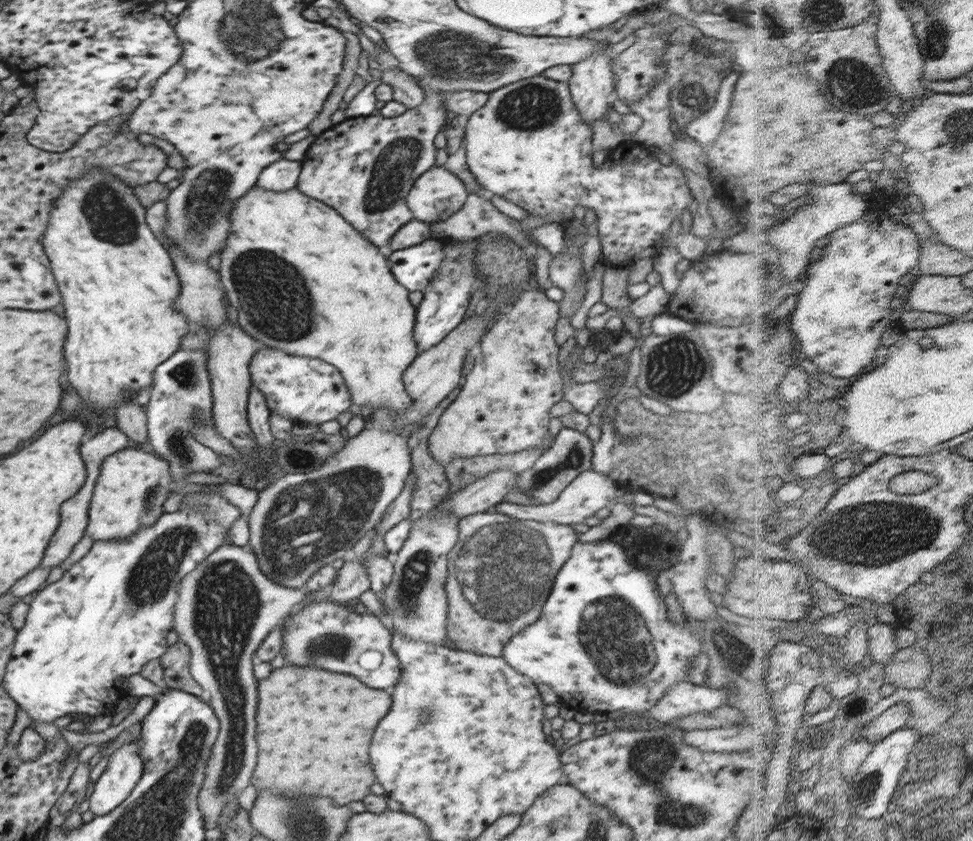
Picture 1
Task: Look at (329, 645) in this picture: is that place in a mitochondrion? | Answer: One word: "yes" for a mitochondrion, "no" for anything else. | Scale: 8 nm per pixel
yes

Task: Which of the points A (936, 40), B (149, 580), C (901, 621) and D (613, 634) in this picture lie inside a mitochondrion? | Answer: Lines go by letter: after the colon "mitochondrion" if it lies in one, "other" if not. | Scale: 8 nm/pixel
A: mitochondrion
B: mitochondrion
C: other
D: mitochondrion

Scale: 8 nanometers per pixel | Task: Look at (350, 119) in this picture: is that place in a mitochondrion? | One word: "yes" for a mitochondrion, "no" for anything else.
no

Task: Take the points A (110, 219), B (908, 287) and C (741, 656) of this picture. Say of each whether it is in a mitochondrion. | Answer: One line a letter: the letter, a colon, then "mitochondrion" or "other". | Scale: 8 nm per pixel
A: mitochondrion
B: other
C: mitochondrion

